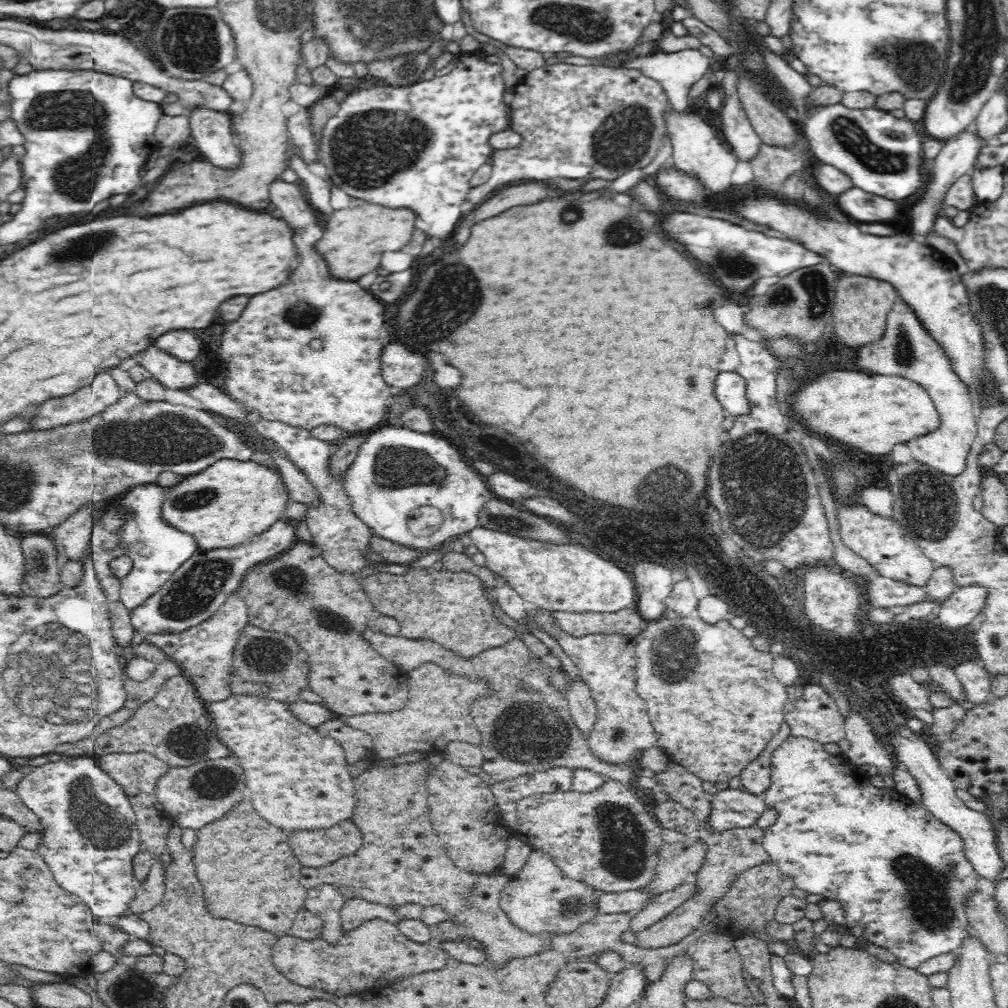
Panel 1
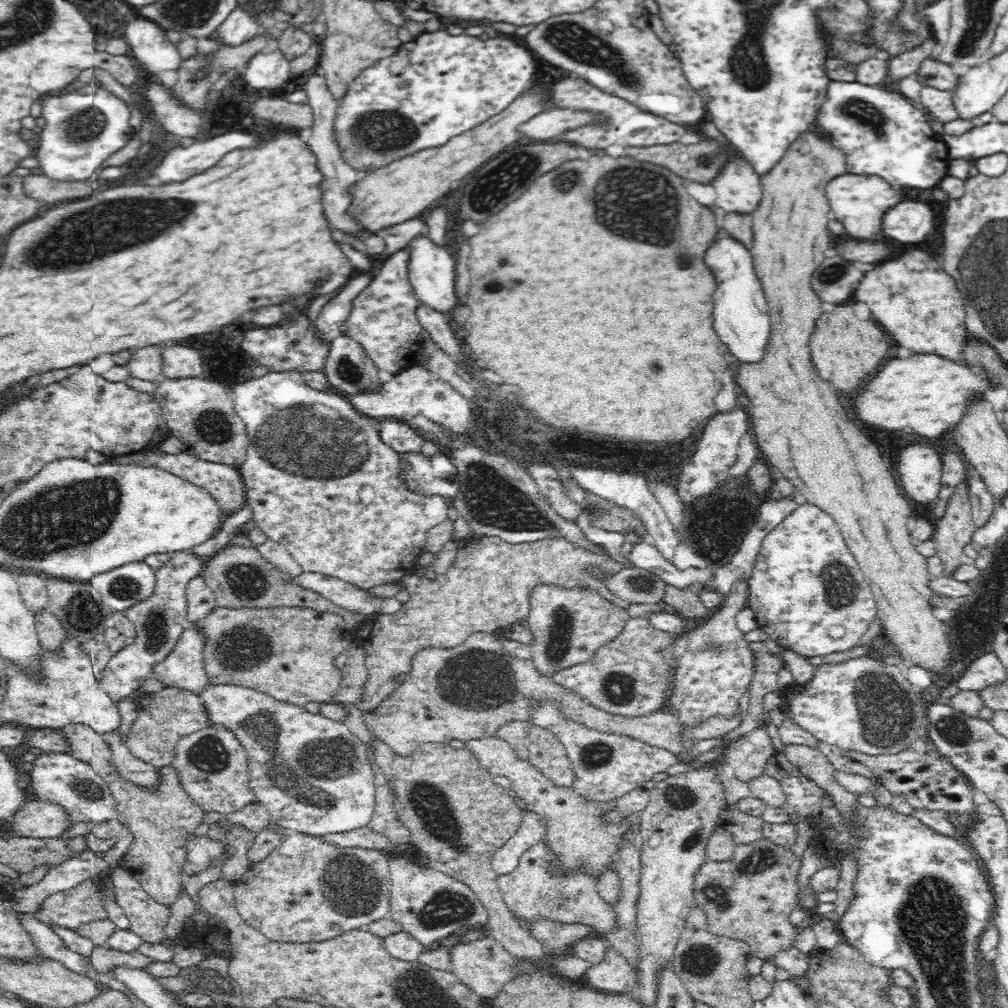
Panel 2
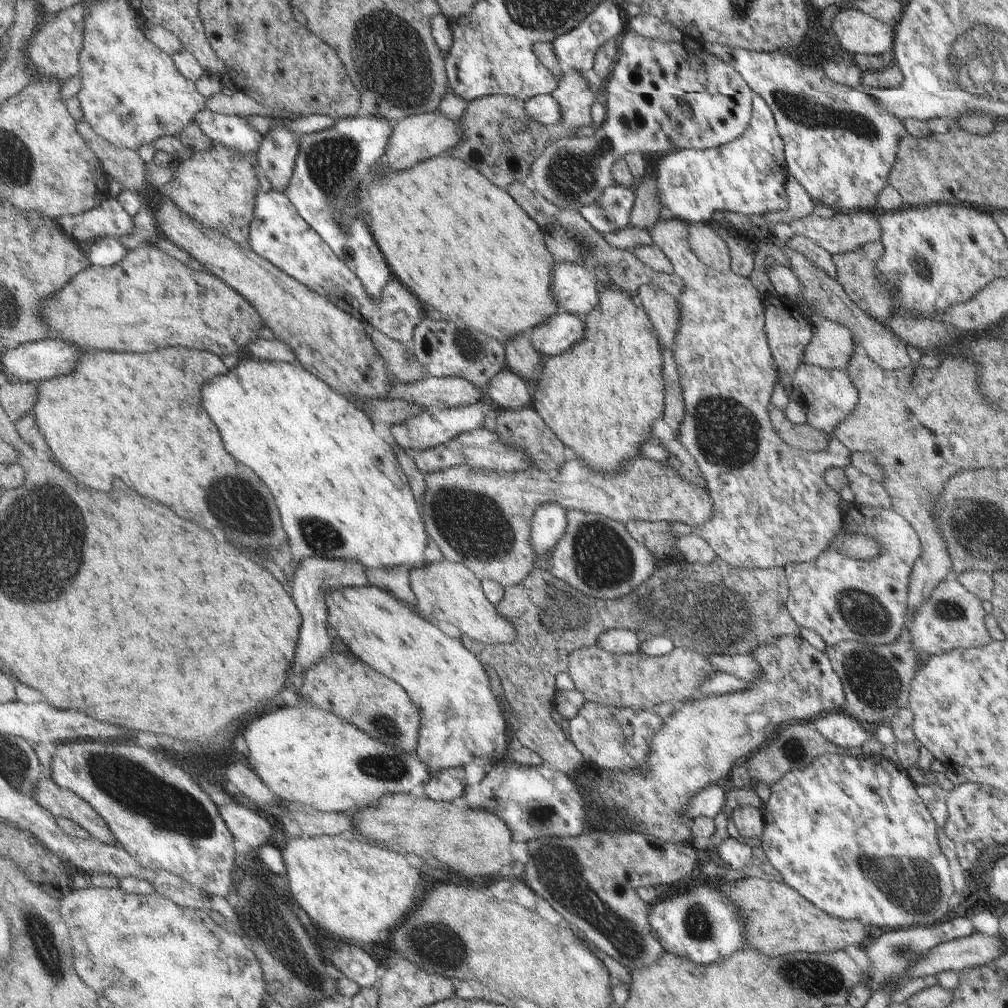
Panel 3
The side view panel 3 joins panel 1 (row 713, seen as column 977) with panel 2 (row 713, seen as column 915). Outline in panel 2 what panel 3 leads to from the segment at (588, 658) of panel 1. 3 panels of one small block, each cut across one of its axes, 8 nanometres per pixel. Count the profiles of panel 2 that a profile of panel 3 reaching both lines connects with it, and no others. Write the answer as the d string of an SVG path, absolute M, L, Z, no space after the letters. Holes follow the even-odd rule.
M646 616L629 618L622 632L602 645L590 660L556 671L553 681L608 714L626 718L646 717L666 709L670 698L673 640L673 633L656 630Z

